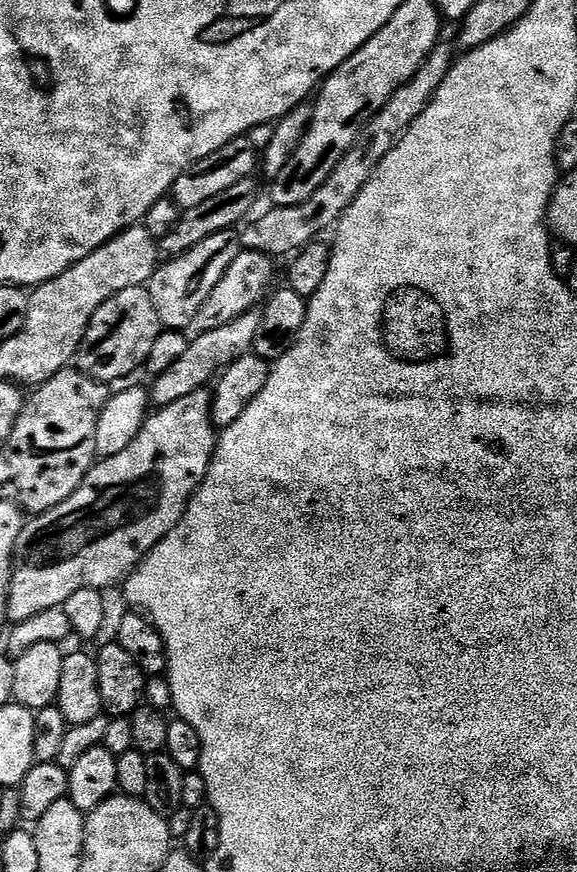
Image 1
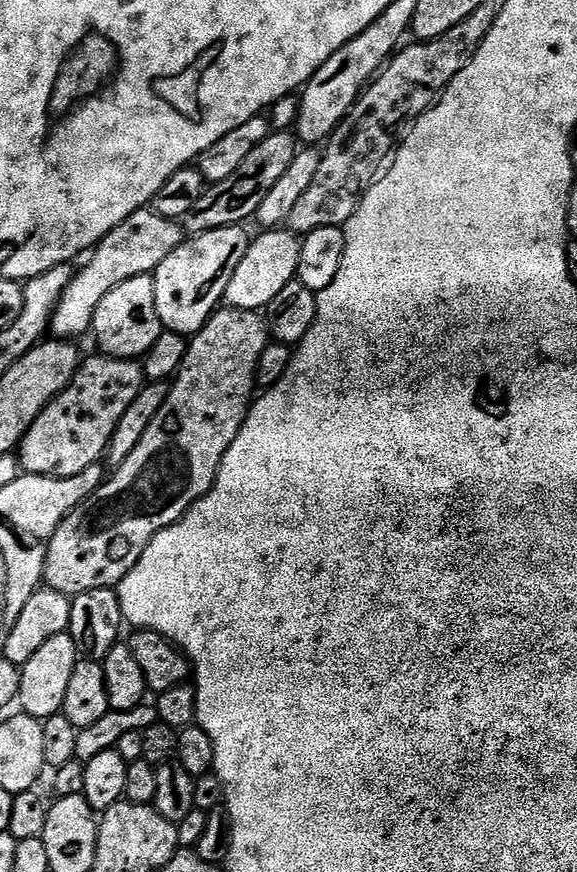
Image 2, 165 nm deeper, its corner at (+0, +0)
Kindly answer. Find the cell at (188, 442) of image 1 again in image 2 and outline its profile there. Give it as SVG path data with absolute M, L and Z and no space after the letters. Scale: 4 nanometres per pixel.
M221 306L212 314L211 320L207 320L204 328L191 337L188 353L182 362L180 371L176 373L171 381L168 397L166 402L162 402L162 410L158 410L158 414L154 414L154 422L150 422L150 426L146 426L146 434L142 434L142 442L138 442L138 446L134 446L134 450L130 450L130 454L124 461L115 465L116 472L107 477L104 483L96 489L94 494L90 494L71 512L66 519L58 526L58 530L54 530L54 534L48 543L46 550L46 562L44 563L44 579L43 583L49 588L58 590L62 594L66 594L69 598L82 594L86 590L98 590L99 588L116 588L122 582L122 578L126 578L126 574L130 574L130 570L134 570L134 566L138 562L138 558L142 558L142 554L146 550L146 546L150 546L150 542L162 530L169 528L174 522L178 522L190 510L190 506L194 502L198 502L209 490L214 486L218 470L222 466L222 458L226 454L226 450L230 450L230 446L234 442L234 438L238 438L238 430L242 430L245 418L248 417L248 410L254 403L254 395L252 391L258 388L258 373L260 370L260 359L262 354L268 349L270 337L268 334L267 319L260 312L251 312L250 310L238 310Z

